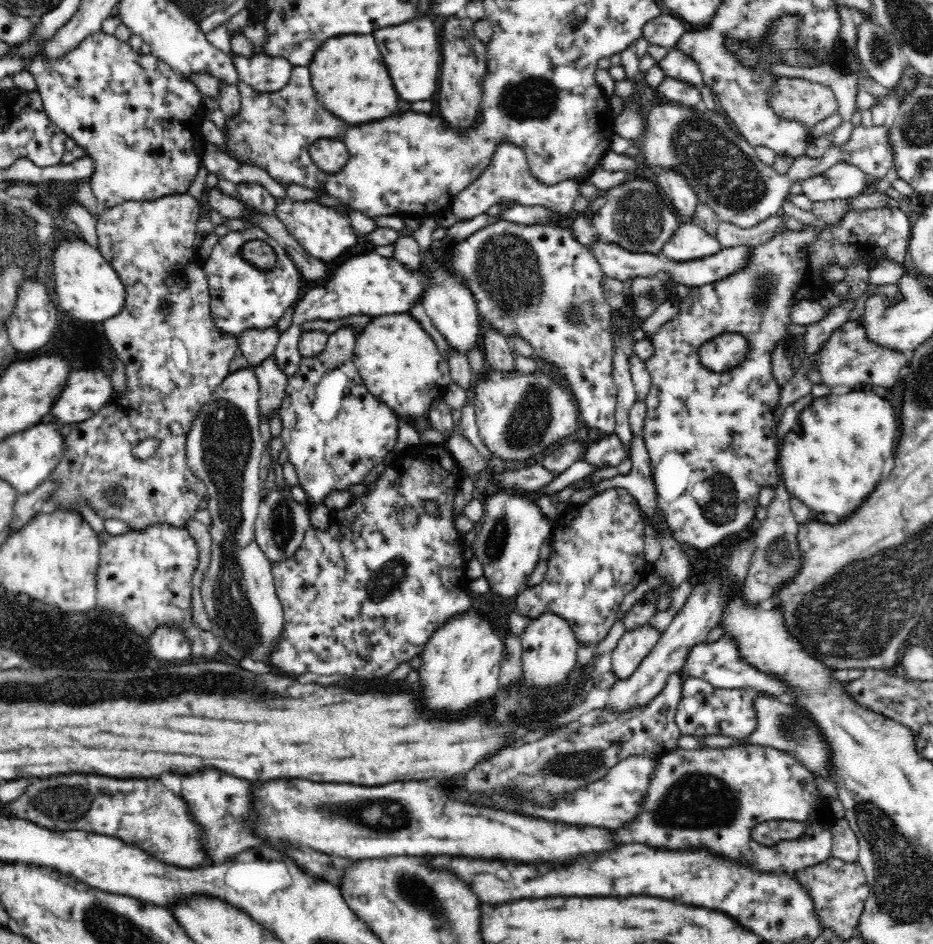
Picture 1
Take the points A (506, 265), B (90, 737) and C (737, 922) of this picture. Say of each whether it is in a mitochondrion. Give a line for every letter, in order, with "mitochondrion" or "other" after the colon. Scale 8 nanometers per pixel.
A: mitochondrion
B: other
C: other

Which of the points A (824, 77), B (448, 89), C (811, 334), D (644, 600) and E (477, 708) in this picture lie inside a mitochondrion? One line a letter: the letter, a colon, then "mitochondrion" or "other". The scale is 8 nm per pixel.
A: other
B: other
C: other
D: other
E: other

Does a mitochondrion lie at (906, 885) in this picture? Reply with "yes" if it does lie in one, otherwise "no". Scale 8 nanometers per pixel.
yes

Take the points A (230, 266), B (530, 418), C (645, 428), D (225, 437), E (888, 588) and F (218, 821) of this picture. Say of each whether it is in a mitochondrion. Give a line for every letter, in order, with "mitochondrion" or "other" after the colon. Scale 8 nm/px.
A: other
B: mitochondrion
C: other
D: mitochondrion
E: mitochondrion
F: mitochondrion

